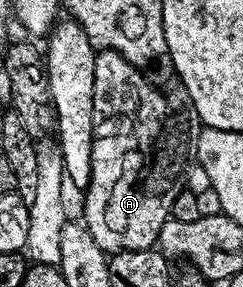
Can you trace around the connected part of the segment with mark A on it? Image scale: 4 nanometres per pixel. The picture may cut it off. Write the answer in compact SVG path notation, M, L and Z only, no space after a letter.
M97 51L95 54L95 89L93 90L93 148L91 149L91 177L89 186L84 188L85 195L85 218L83 224L90 231L99 249L106 253L116 253L118 251L147 251L157 243L159 233L163 225L172 216L172 206L179 193L186 190L187 172L191 166L191 156L195 151L195 116L193 108L189 105L180 107L177 103L172 103L155 84L149 83L149 79L142 68L131 65L131 61L124 59L117 51Z

